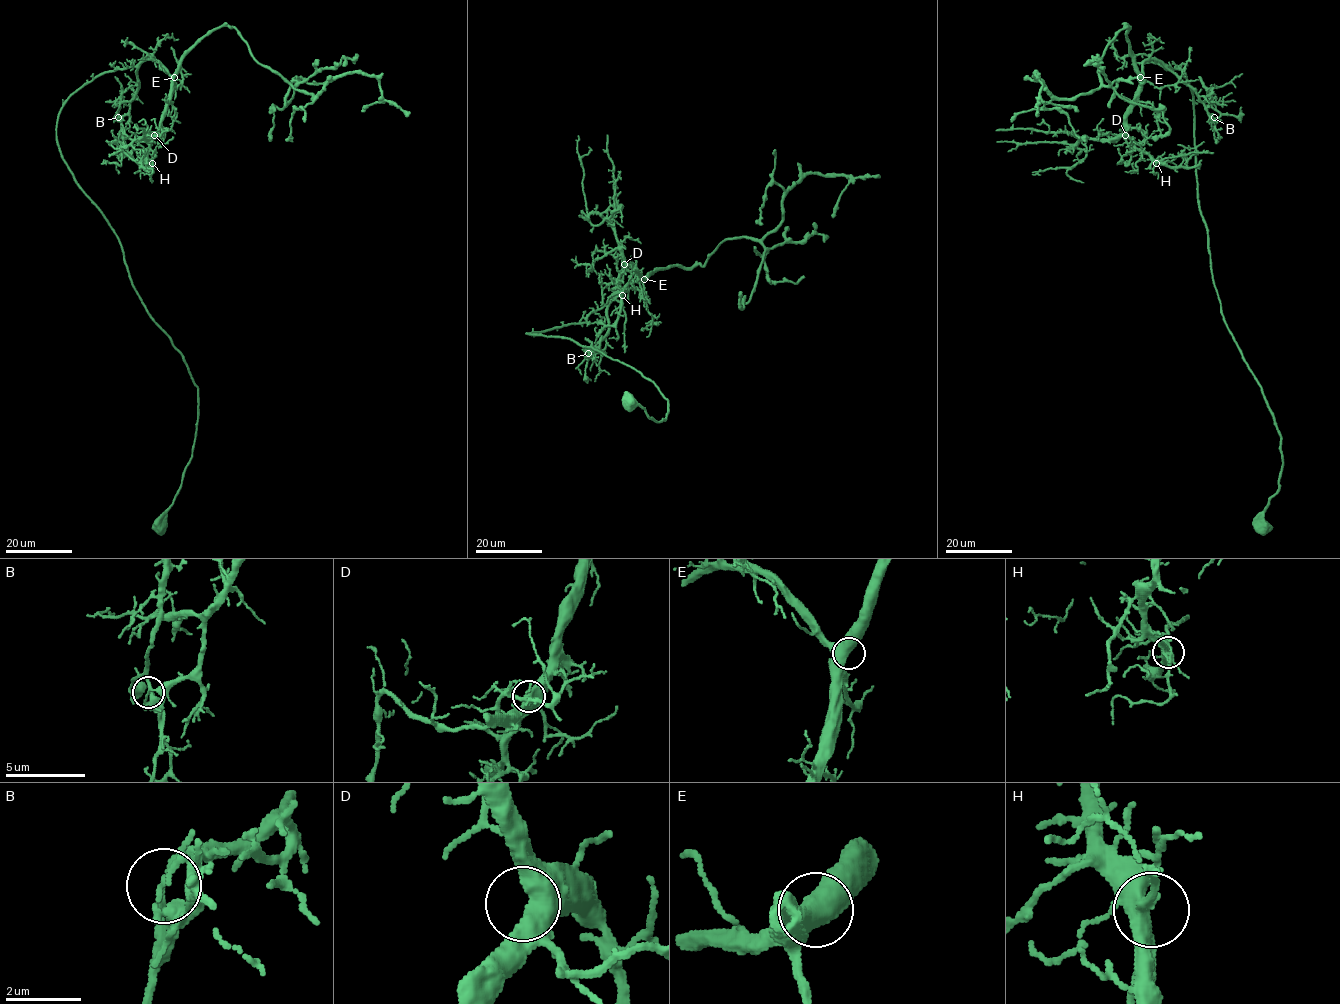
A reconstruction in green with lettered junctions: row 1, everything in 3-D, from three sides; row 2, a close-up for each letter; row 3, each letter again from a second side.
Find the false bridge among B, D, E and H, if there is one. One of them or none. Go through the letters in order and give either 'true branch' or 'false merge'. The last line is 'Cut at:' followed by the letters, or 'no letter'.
B: false merge
D: true branch
E: true branch
H: true branch
Cut at: B

